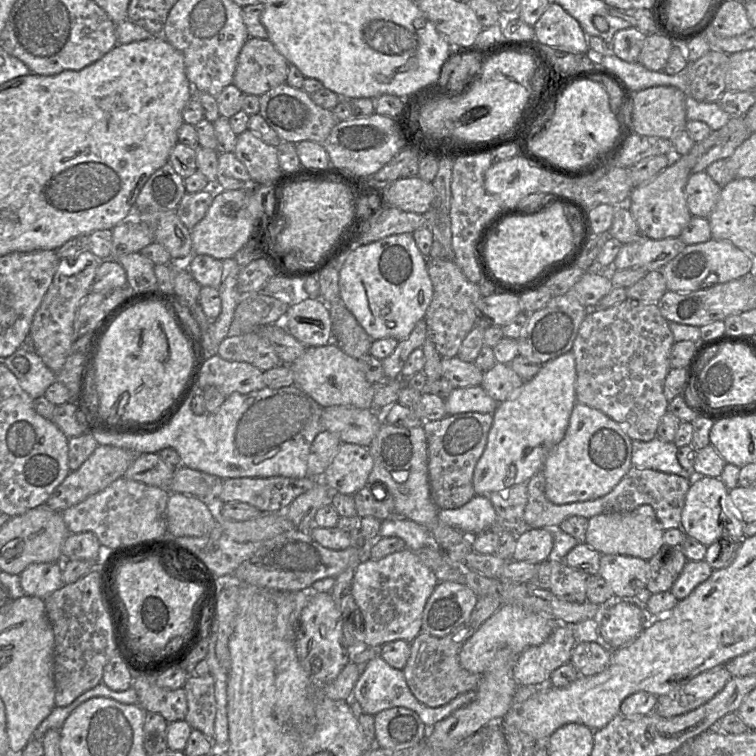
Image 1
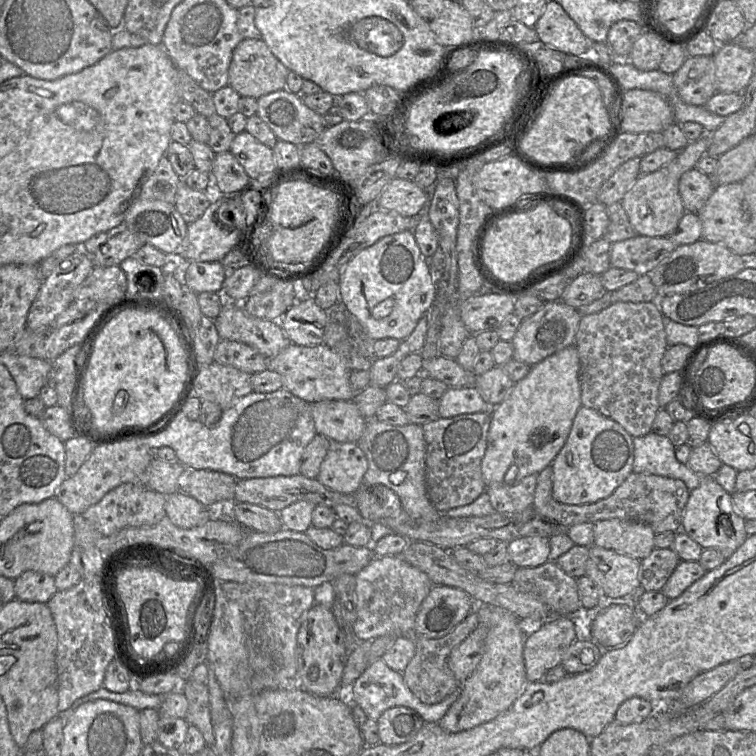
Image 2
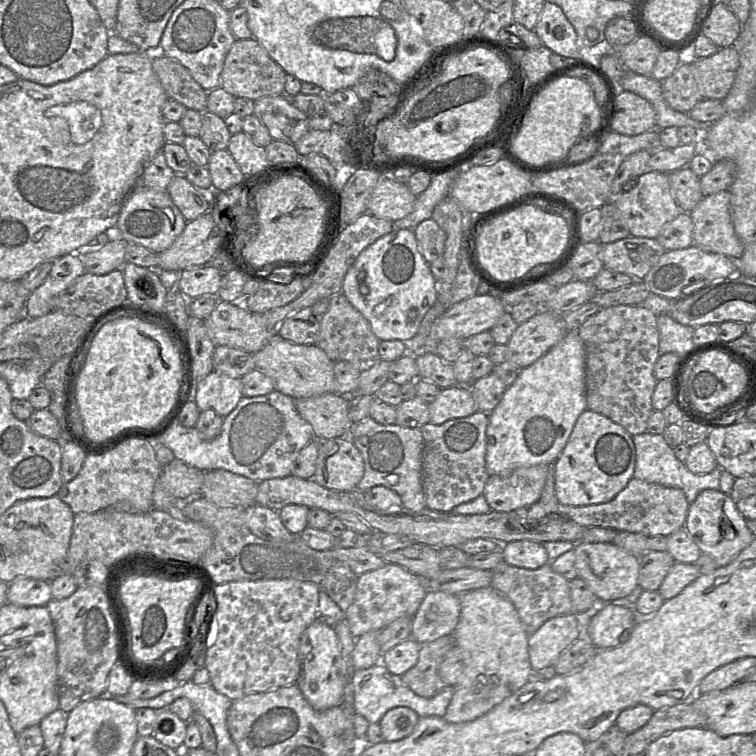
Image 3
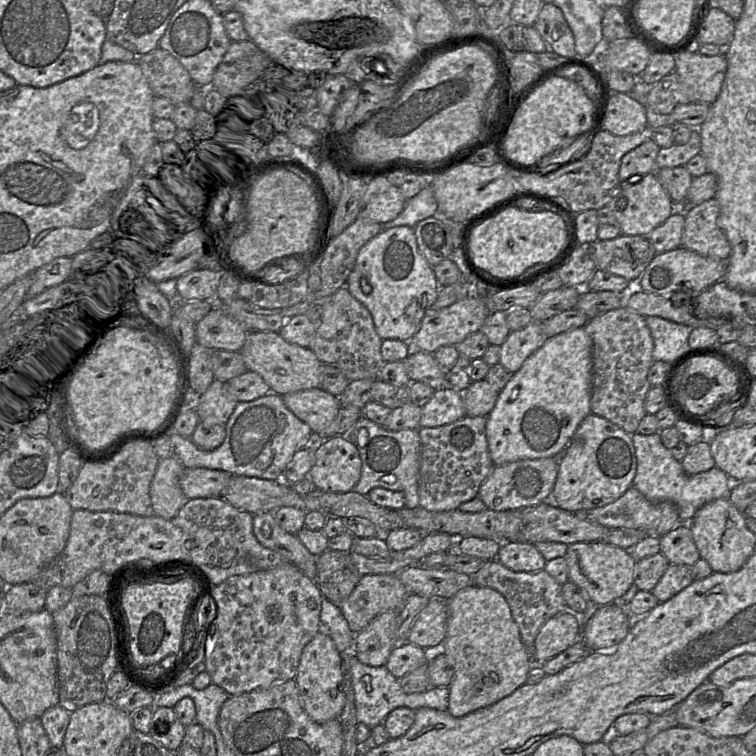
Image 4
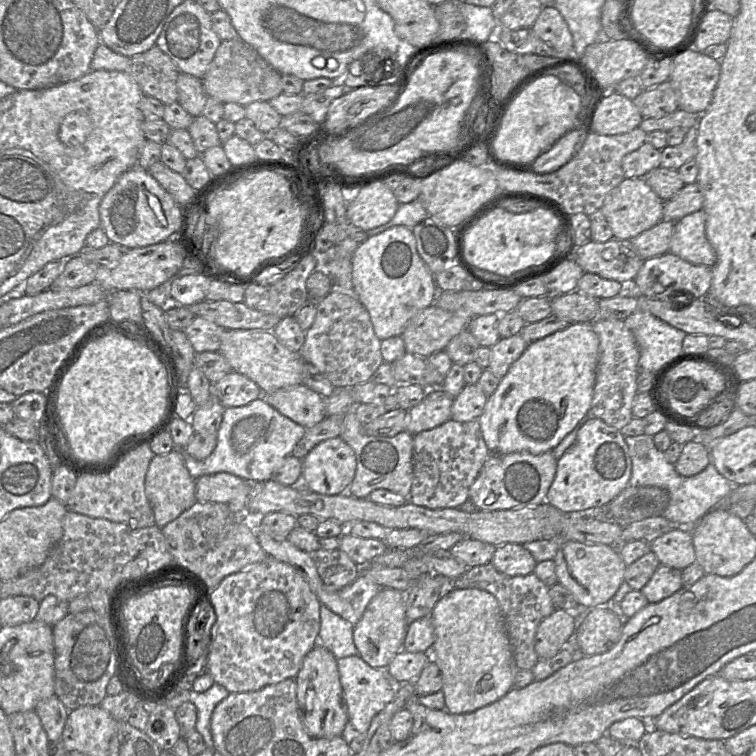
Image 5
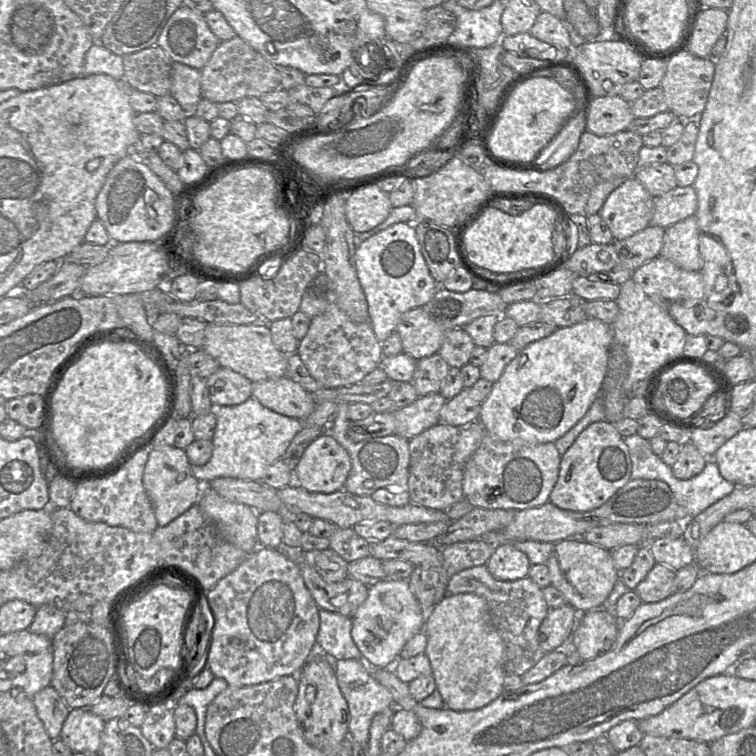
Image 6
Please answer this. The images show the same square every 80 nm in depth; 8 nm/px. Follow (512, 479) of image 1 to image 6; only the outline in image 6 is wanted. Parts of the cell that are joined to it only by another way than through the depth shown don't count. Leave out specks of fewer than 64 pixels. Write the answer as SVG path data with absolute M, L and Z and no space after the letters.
M586 318L569 327L558 328L550 336L530 343L506 366L481 405L479 422L486 433L503 442L555 442L572 429L588 412L601 393L607 372L609 349L614 342L611 324Z

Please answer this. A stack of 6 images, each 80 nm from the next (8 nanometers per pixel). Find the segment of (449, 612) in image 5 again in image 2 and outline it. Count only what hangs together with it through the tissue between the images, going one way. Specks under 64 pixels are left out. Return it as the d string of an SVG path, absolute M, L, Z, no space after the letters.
M476 604L476 607L480 623L487 625L488 634L478 666L461 684L459 698L438 722L449 733L468 730L493 720L512 706L528 683L523 656L525 629L537 624L522 621L512 612L498 606Z

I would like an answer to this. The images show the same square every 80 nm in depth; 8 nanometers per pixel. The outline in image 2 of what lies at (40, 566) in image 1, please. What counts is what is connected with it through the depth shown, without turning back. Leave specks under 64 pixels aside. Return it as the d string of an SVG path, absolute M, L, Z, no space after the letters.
M28 570L14 581L15 599L46 603L58 591L55 577Z

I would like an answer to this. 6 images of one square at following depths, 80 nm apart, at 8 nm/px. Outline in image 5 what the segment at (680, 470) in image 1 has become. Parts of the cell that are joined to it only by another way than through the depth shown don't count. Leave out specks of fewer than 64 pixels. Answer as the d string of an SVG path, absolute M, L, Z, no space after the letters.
M649 435L627 436L626 444L632 462L629 485L633 487L660 487L669 492L669 503L662 516L679 527L694 526L705 514L714 509L734 488L711 462L702 472L691 477L681 476L664 452L657 449Z

